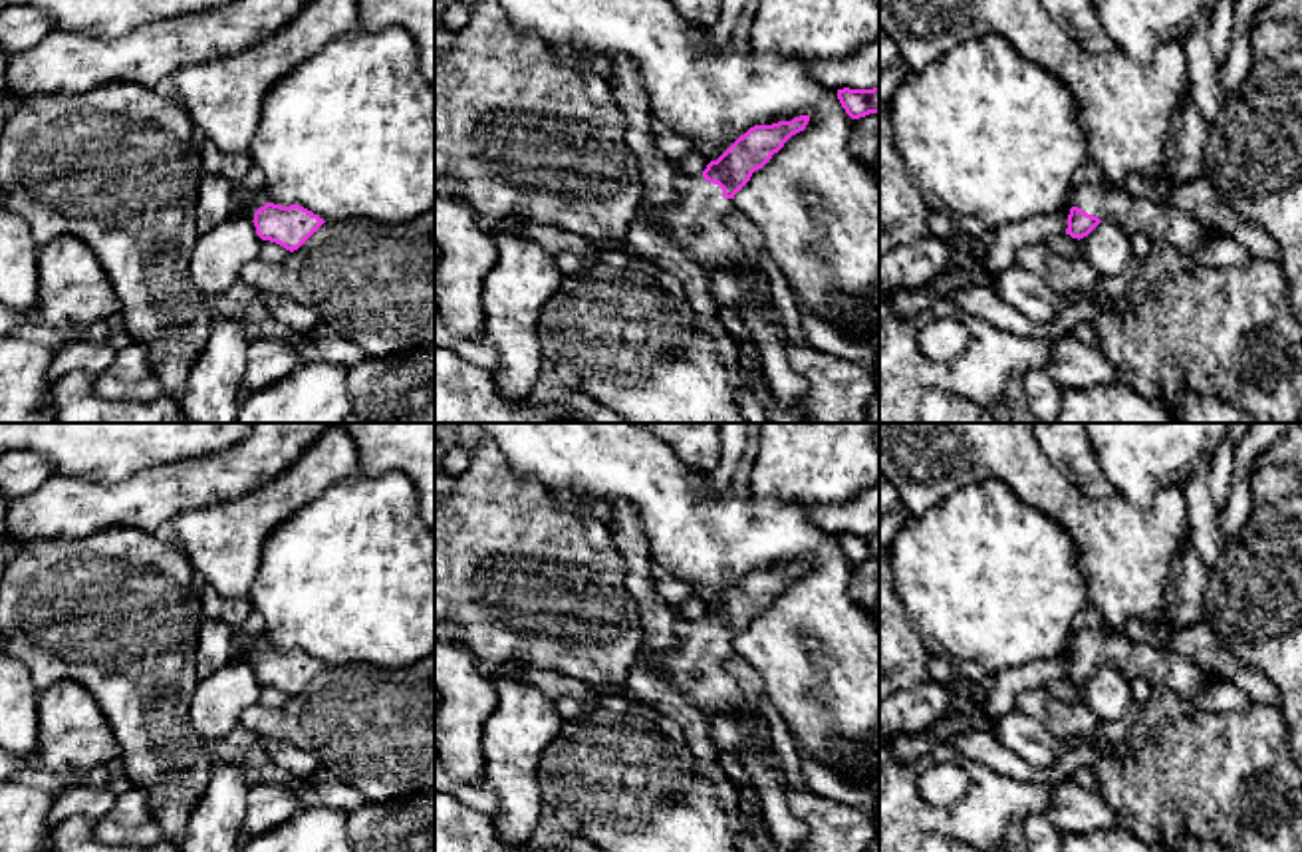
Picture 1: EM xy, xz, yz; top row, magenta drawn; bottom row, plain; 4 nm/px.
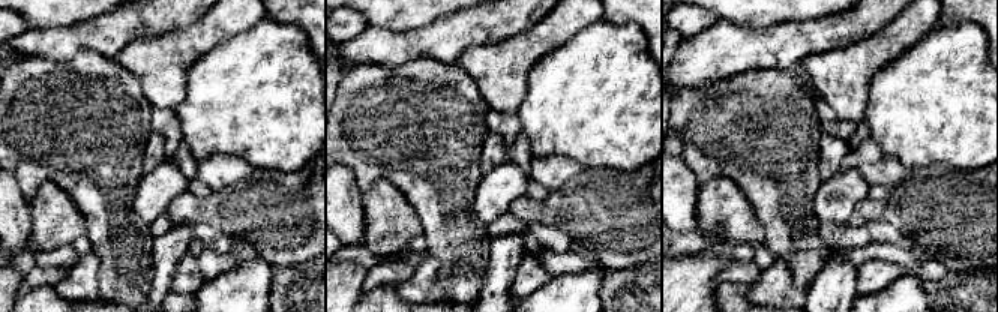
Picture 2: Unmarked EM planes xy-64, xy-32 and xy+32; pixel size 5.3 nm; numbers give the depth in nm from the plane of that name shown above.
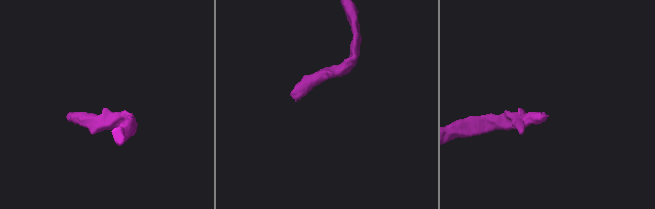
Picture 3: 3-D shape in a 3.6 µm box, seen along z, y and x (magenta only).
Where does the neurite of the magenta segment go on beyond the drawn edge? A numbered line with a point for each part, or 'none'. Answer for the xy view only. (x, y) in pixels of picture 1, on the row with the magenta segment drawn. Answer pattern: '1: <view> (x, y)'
1: xy (260, 197)

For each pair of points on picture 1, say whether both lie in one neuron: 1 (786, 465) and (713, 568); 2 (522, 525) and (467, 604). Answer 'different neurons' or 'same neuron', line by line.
1: different neurons
2: same neuron

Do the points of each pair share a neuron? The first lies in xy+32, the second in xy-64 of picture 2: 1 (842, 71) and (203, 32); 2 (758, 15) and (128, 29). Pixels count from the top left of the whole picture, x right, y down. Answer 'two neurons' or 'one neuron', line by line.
1: one neuron
2: two neurons

